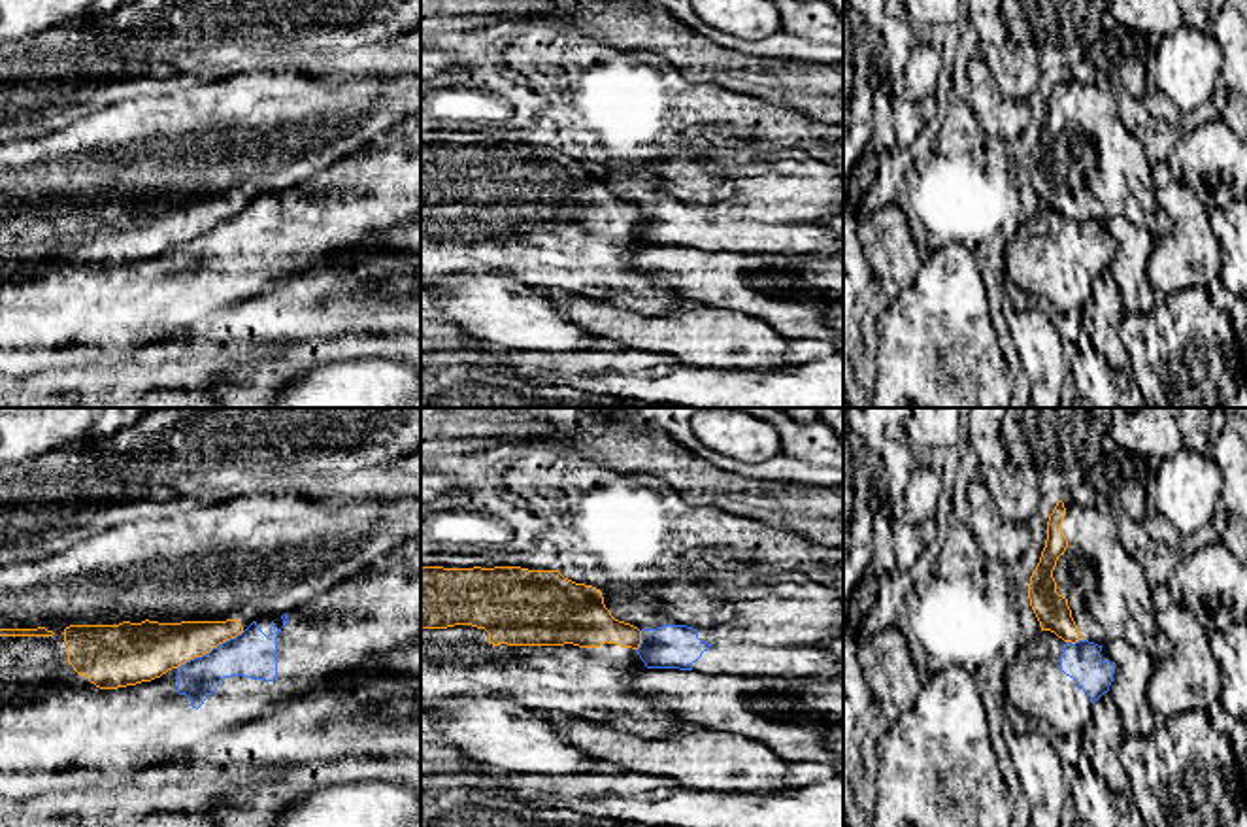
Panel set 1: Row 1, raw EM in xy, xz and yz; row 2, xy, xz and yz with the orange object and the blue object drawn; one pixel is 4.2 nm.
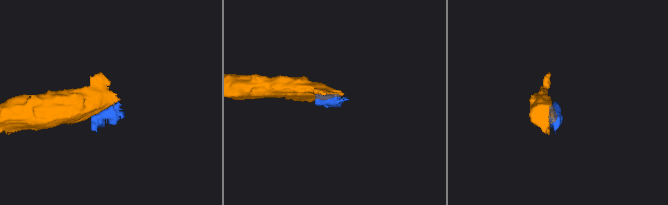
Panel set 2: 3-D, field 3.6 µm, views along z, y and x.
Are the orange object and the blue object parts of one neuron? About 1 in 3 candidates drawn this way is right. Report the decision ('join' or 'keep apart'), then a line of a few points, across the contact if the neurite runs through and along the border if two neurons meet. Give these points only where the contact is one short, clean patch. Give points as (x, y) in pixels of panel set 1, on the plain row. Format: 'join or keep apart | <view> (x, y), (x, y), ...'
keep apart | xy (244, 208), (187, 236), (180, 244)

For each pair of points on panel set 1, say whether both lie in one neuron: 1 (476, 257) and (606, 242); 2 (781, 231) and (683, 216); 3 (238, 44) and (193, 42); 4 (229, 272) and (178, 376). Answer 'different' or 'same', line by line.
1: same
2: same
3: same
4: different

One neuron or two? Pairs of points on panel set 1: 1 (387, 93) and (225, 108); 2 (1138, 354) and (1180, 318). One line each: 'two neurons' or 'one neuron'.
1: one neuron
2: one neuron

